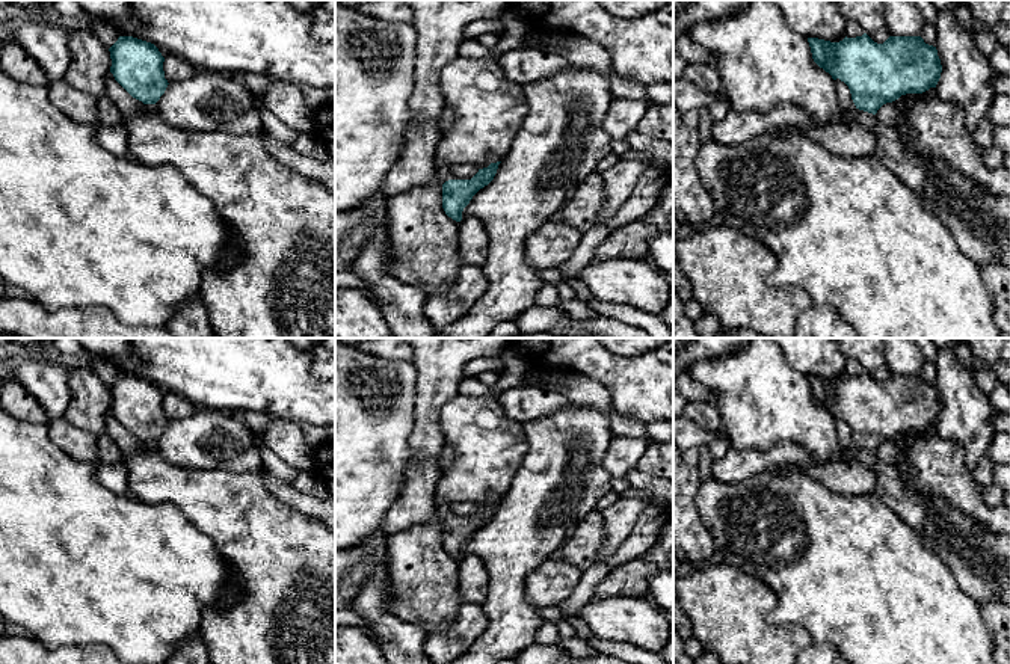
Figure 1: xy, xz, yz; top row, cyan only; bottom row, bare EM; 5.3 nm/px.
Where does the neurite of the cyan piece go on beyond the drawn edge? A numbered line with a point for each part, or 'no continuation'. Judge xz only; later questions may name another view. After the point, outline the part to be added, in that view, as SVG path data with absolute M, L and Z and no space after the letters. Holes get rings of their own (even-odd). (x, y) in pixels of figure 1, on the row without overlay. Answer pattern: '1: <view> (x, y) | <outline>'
1: xz (443, 507) | M436 501L436 503L435 503L435 509L436 509L436 515L438 515L442 521L451 518L450 503L447 503L447 501Z

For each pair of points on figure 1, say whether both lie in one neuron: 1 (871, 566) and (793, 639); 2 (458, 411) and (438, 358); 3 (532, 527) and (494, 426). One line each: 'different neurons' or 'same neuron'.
1: different neurons
2: different neurons
3: different neurons

